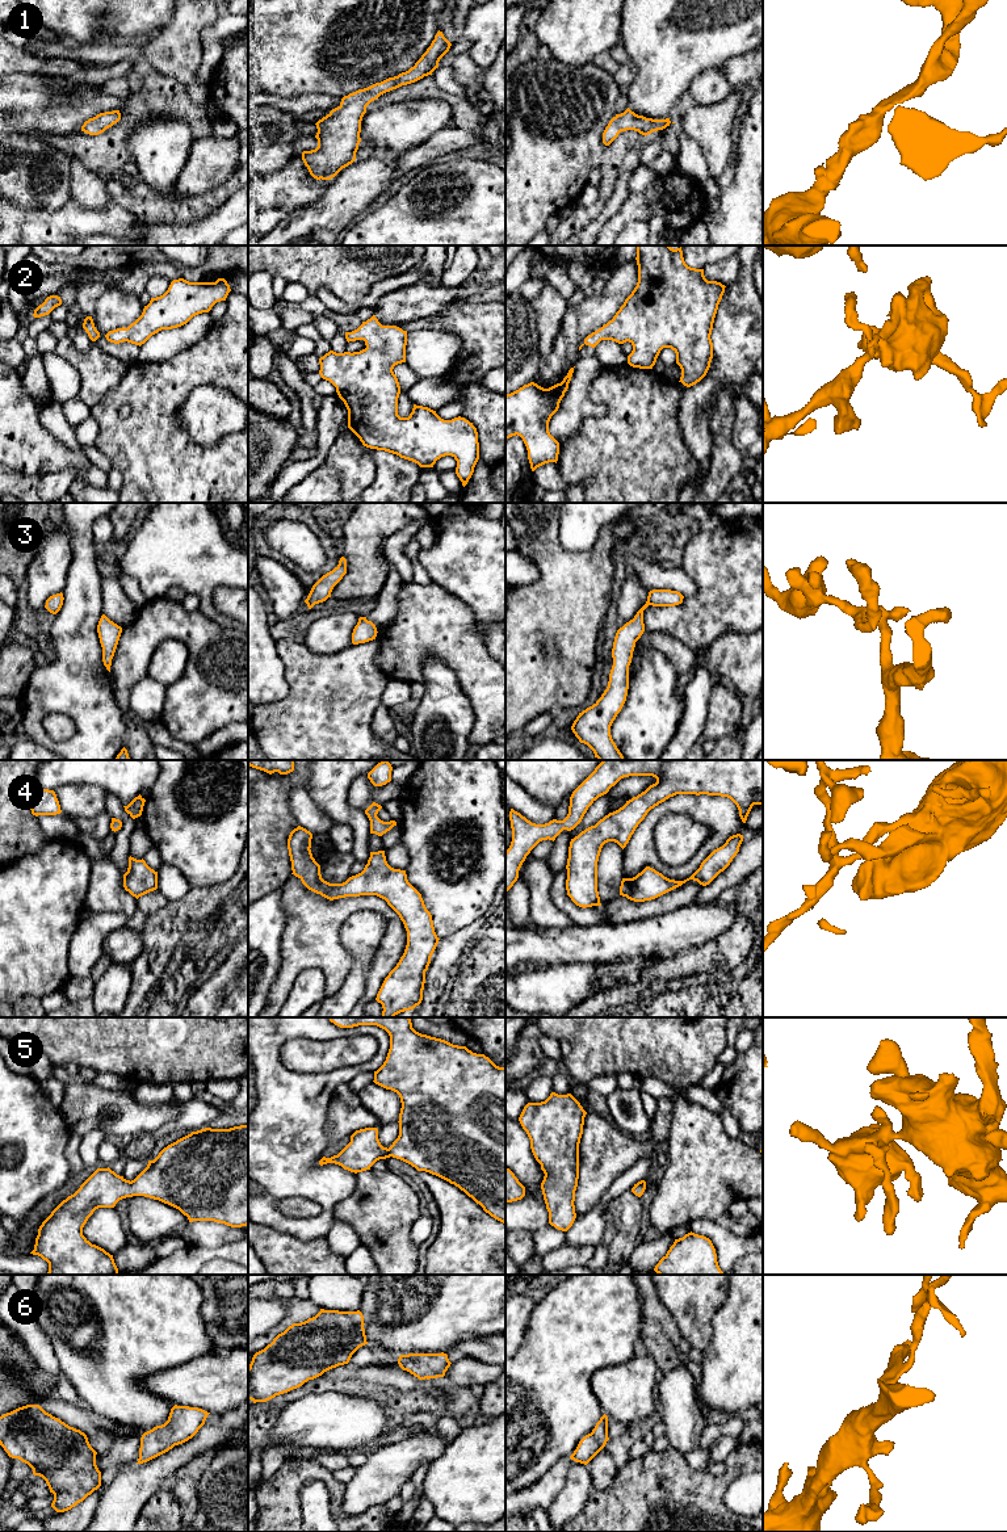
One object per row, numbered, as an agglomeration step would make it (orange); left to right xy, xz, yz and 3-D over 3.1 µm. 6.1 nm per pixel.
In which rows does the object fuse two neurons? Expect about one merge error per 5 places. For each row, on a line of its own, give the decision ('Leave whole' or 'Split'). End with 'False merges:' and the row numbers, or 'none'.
1: Leave whole
2: Leave whole
3: Leave whole
4: Leave whole
5: Leave whole
6: Leave whole
False merges: none

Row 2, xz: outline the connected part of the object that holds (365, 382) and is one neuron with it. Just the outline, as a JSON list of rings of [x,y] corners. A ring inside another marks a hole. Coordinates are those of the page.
[[[375,315],[352,331],[345,332],[347,341],[364,340],[366,348],[360,352],[336,353],[330,351],[319,358],[319,374],[330,381],[348,410],[348,428],[364,446],[385,450],[412,461],[420,467],[433,467],[437,459],[452,456],[457,461],[456,474],[465,487],[479,459],[477,428],[465,417],[441,419],[436,411],[414,404],[408,417],[398,415],[400,386],[393,369],[406,362],[407,331],[396,326],[382,326]]]

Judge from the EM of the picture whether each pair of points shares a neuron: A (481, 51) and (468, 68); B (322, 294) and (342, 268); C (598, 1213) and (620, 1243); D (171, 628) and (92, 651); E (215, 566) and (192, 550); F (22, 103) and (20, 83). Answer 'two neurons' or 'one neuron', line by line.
A: two neurons
B: two neurons
C: two neurons
D: two neurons
E: one neuron
F: one neuron

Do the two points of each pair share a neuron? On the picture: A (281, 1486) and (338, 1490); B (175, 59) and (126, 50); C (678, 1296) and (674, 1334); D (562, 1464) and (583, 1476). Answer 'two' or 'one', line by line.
A: one
B: one
C: two
D: two

